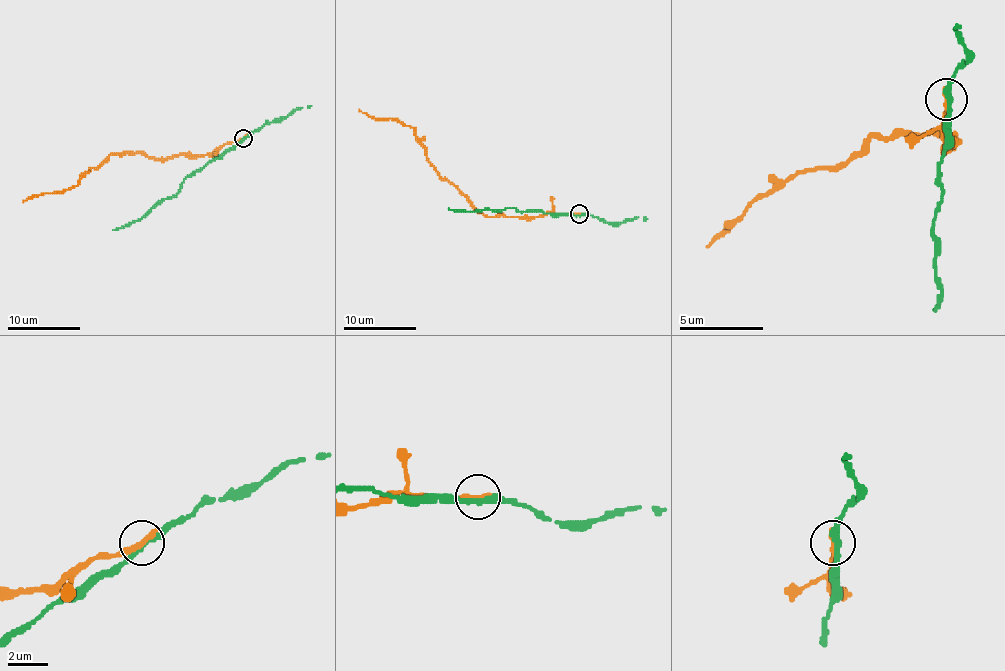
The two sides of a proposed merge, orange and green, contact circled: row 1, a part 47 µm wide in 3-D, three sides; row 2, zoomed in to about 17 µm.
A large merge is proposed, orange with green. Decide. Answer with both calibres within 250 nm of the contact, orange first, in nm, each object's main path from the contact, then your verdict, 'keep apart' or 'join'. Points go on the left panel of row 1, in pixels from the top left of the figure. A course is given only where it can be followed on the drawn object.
calibres 380 and 360 nm; course orange (244, 138), (227, 142), (207, 155), (149, 158), (143, 153), (109, 155), (76, 186), (32, 195), (23, 202); course green (244, 138), (193, 171), (174, 195), (158, 200), (140, 219), (112, 229); keep apart

